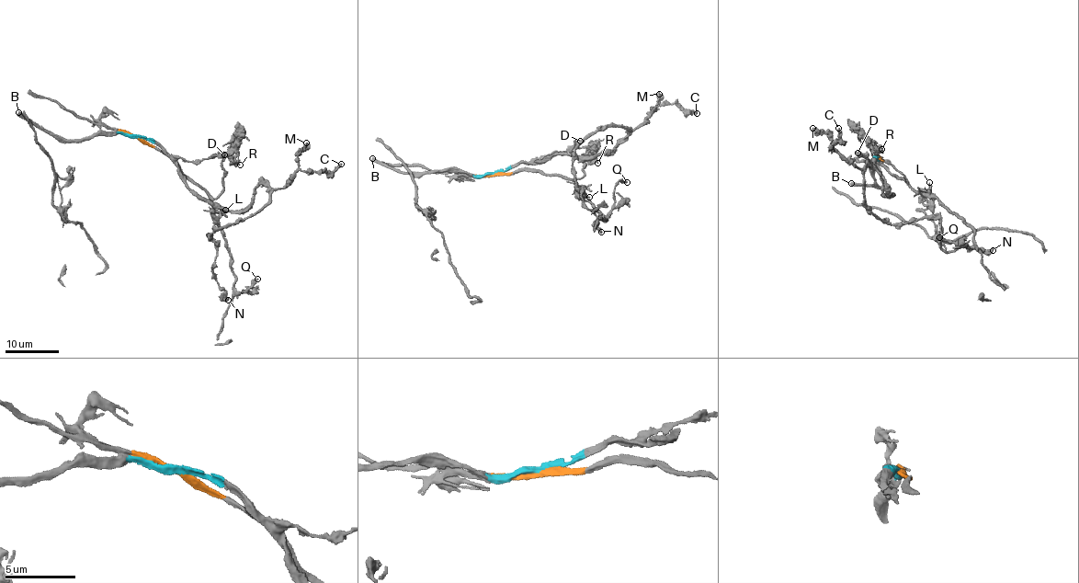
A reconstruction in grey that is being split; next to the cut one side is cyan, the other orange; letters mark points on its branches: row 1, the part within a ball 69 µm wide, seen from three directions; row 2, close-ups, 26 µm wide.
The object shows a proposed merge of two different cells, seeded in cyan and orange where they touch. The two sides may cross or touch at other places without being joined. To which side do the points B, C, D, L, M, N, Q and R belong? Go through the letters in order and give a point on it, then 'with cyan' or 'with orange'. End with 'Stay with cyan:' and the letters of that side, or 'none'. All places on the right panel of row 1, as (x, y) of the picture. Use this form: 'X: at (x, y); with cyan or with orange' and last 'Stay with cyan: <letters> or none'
B: at (851, 183); with cyan
C: at (838, 128); with cyan
D: at (857, 153); with cyan
L: at (929, 182); with orange
M: at (812, 128); with cyan
N: at (993, 250); with cyan
Q: at (939, 237); with orange
R: at (881, 149); with orange
Stay with cyan: B, C, D, M, N

